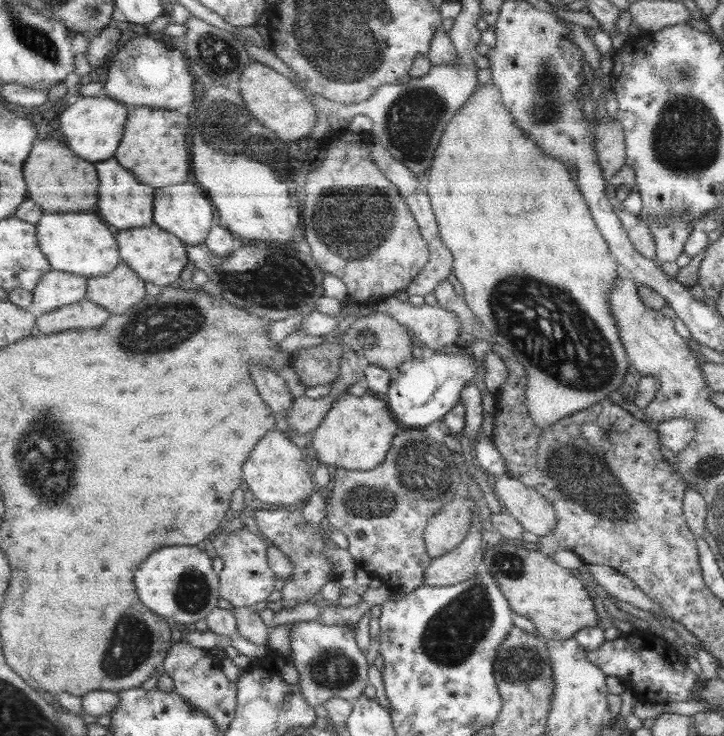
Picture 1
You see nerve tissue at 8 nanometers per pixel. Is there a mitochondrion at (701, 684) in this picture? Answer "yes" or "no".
no

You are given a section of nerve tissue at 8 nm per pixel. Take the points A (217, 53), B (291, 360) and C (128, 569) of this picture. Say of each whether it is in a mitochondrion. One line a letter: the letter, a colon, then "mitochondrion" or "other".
A: mitochondrion
B: other
C: other

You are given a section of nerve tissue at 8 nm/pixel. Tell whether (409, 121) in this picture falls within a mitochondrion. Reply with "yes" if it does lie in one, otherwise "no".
yes

